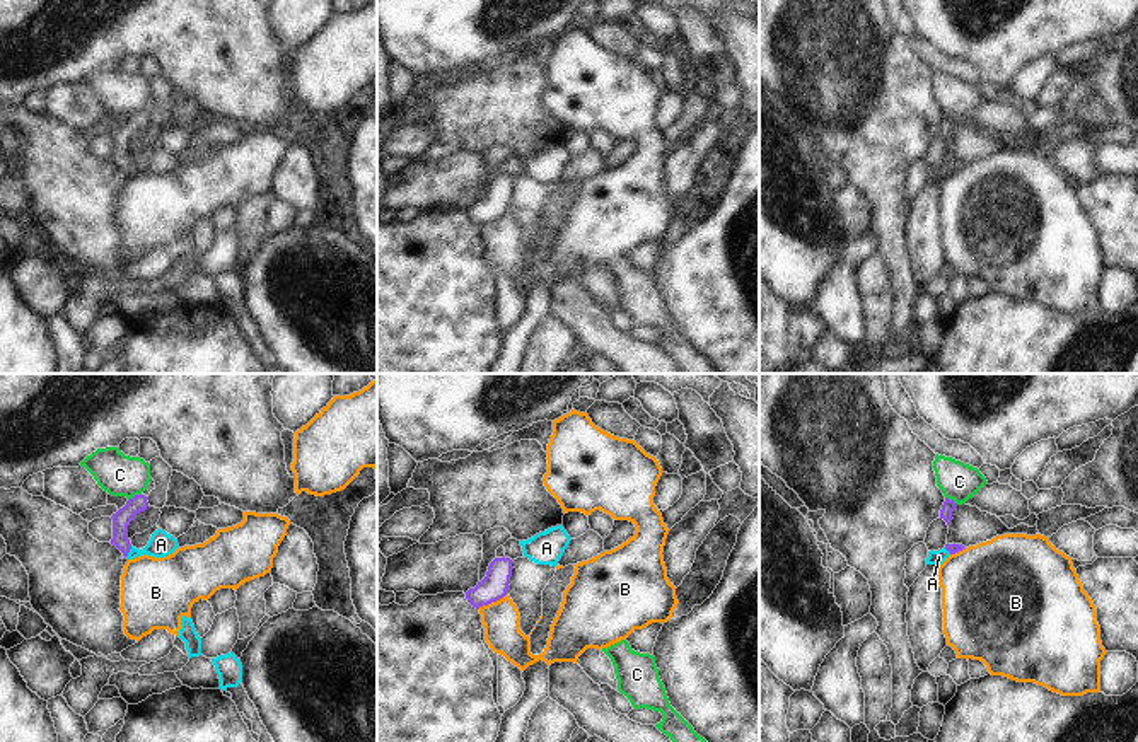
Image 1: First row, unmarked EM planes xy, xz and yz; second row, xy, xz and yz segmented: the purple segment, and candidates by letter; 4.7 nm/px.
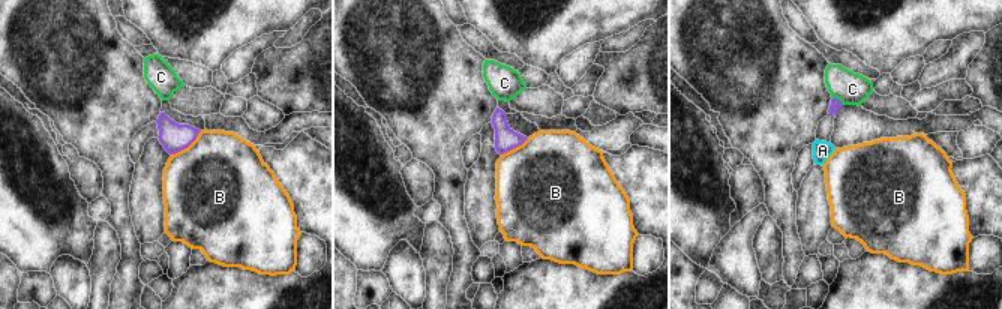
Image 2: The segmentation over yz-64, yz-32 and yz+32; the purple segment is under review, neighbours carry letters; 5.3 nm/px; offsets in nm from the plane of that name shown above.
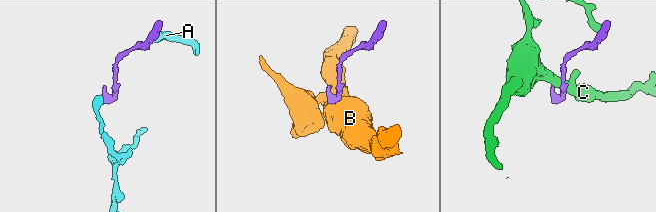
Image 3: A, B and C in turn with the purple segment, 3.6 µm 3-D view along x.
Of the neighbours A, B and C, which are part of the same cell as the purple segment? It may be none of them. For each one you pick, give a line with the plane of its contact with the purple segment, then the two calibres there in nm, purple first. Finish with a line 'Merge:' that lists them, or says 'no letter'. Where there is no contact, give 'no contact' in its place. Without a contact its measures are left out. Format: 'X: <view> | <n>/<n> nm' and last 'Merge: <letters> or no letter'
A: xy | 90/120 nm
Merge: A

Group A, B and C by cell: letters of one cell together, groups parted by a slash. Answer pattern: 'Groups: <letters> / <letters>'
Groups: A / B / C.

